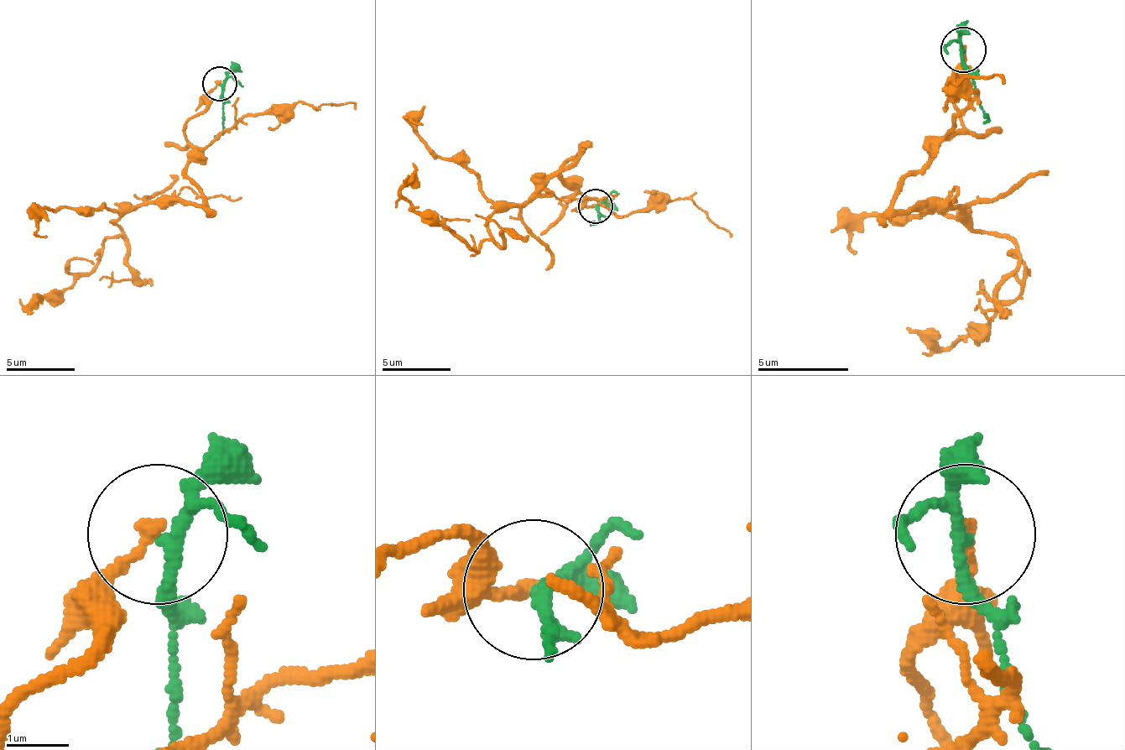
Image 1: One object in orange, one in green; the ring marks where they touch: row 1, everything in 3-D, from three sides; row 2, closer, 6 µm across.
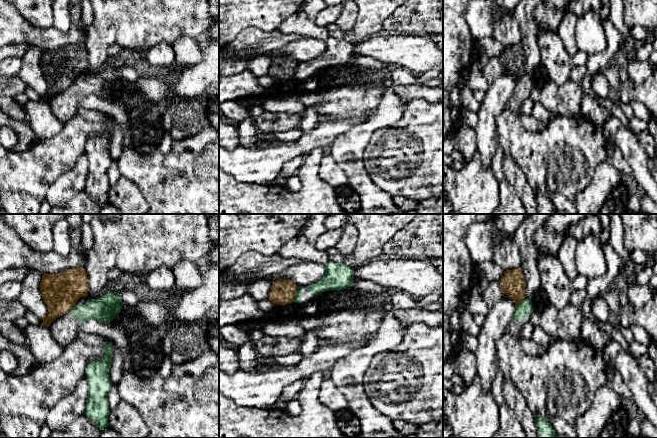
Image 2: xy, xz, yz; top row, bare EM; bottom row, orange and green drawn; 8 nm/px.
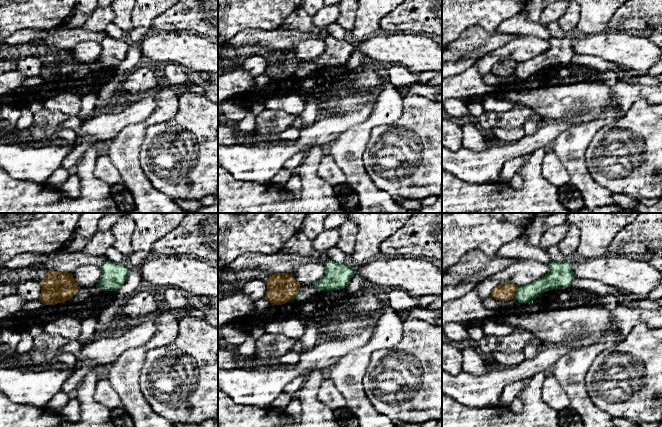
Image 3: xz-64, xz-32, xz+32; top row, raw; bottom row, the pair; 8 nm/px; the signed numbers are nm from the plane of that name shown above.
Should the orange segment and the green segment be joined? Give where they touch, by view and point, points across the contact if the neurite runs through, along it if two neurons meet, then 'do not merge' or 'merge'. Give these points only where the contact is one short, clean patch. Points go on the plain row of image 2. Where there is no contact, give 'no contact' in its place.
xz (295, 69) | along xz (299, 62), (293, 77) | do not merge

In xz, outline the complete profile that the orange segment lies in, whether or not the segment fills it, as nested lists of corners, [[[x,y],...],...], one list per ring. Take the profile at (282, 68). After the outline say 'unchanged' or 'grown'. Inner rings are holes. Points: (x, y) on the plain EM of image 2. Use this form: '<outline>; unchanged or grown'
[[[290,55],[277,56],[269,67],[268,75],[279,81],[290,80],[294,78],[298,64]]]; unchanged

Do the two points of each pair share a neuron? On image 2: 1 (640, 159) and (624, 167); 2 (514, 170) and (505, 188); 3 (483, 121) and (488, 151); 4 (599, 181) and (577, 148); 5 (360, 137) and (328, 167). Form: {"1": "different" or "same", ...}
{"1": "different", "2": "different", "3": "same", "4": "different", "5": "different"}

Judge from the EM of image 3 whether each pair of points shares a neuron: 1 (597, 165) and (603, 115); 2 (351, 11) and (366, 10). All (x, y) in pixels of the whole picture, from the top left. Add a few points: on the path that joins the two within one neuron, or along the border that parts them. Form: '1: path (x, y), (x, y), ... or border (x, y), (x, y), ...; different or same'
1: border (623, 116), (603, 125), (594, 135), (588, 146); different
2: border (357, 10), (355, 25), (351, 30); different

